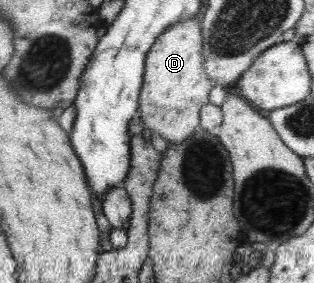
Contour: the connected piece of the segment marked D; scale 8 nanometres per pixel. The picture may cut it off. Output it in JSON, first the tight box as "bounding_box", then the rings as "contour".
{"bounding_box":[138,16,214,144],"contour":[[[195,16],[171,24],[157,37],[145,56],[138,97],[140,121],[143,127],[160,135],[168,144],[183,141],[199,127],[199,109],[208,102],[209,90],[214,85],[204,72],[201,30]]]}

